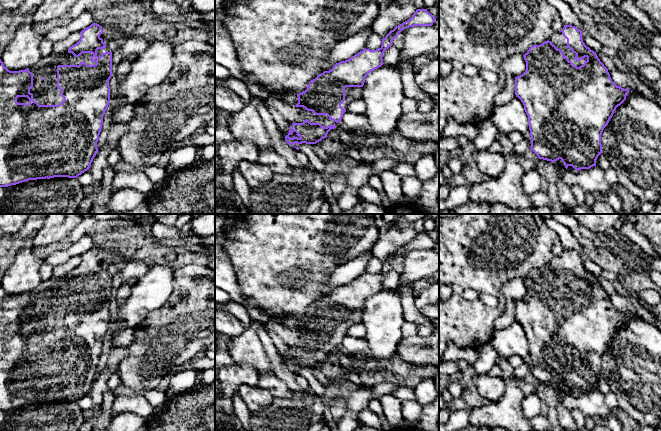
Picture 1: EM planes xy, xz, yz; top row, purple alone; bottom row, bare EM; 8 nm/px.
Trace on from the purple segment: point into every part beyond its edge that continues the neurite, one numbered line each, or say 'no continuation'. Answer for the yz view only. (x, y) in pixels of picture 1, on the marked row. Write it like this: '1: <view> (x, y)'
1: yz (557, 39)

